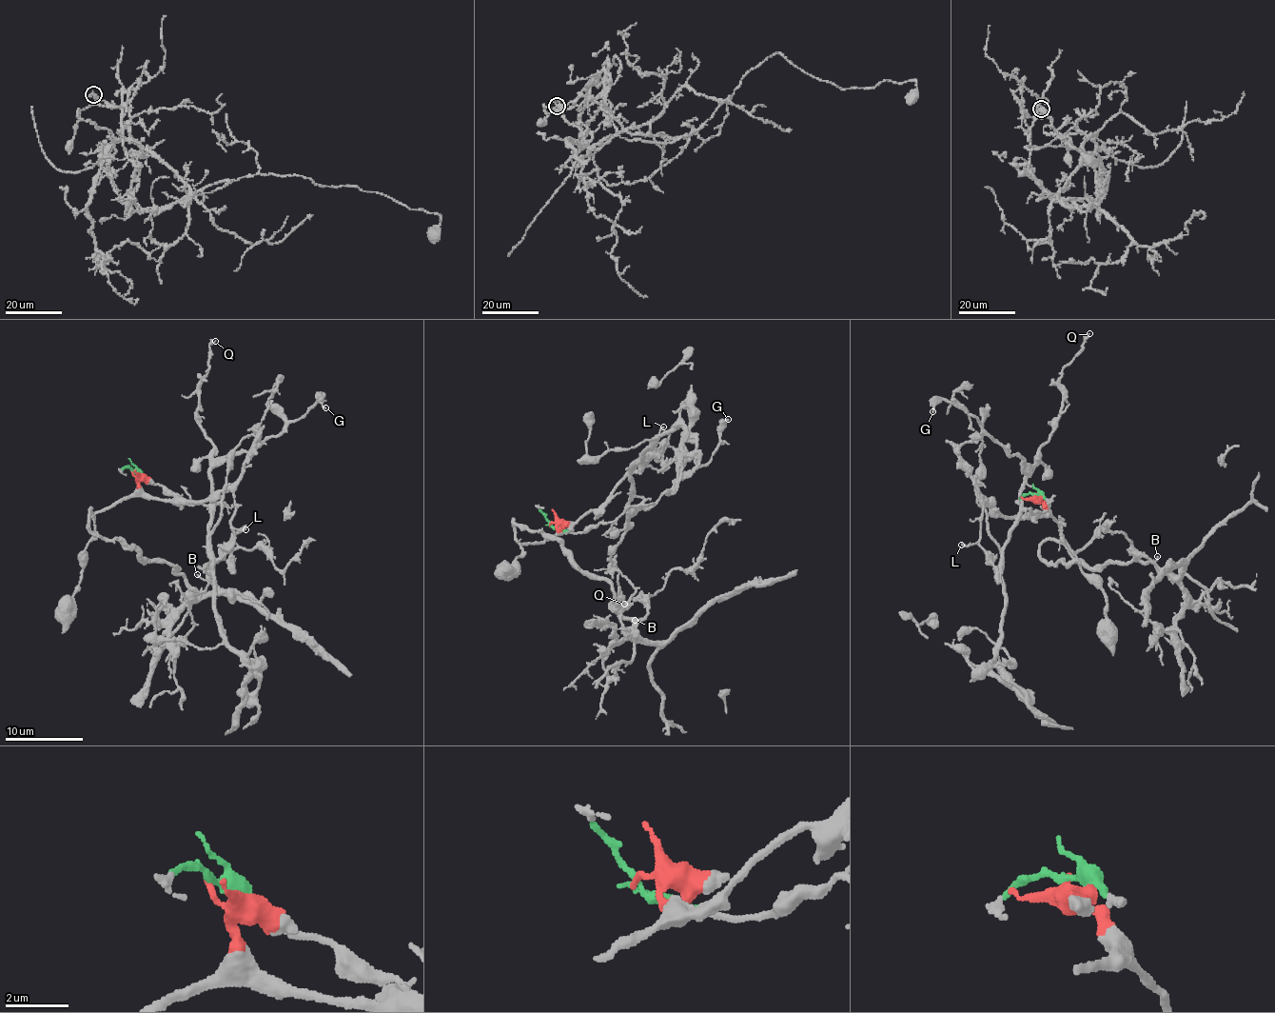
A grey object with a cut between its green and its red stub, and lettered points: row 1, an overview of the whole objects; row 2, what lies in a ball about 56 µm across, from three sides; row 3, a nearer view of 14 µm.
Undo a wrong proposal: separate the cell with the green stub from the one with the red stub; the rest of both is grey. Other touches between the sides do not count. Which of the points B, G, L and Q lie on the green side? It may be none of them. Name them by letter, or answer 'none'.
G, Q

